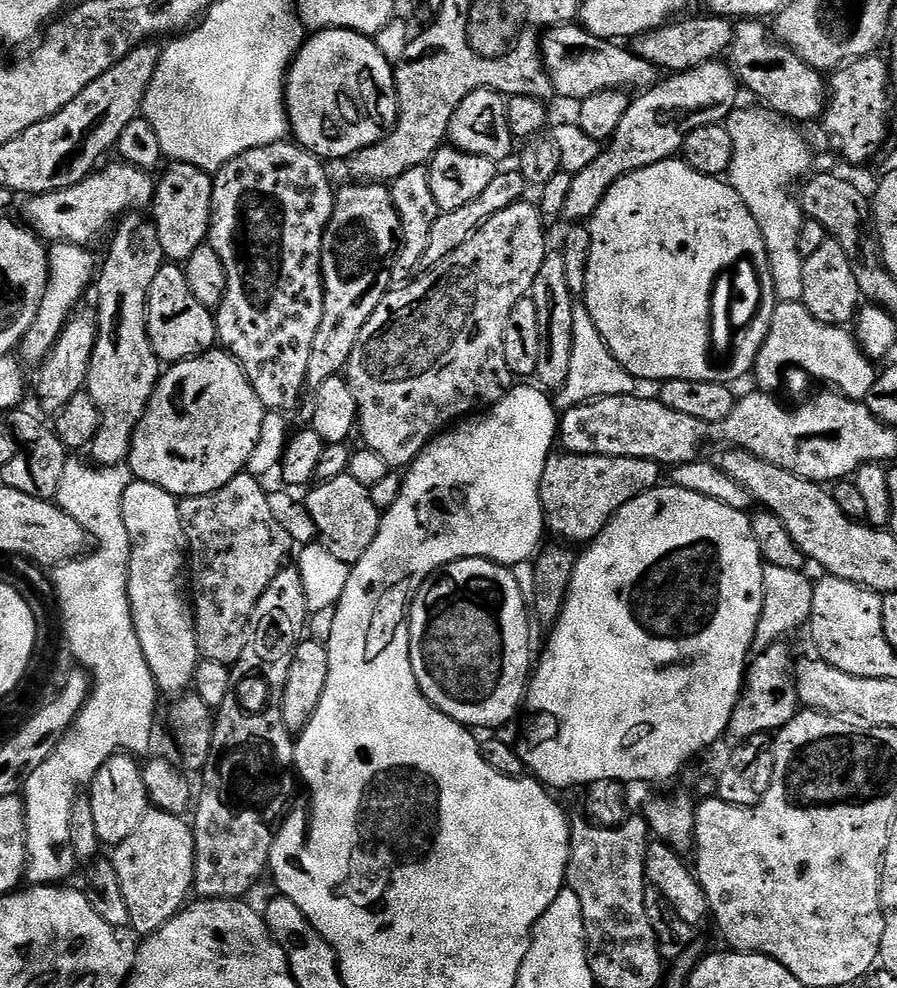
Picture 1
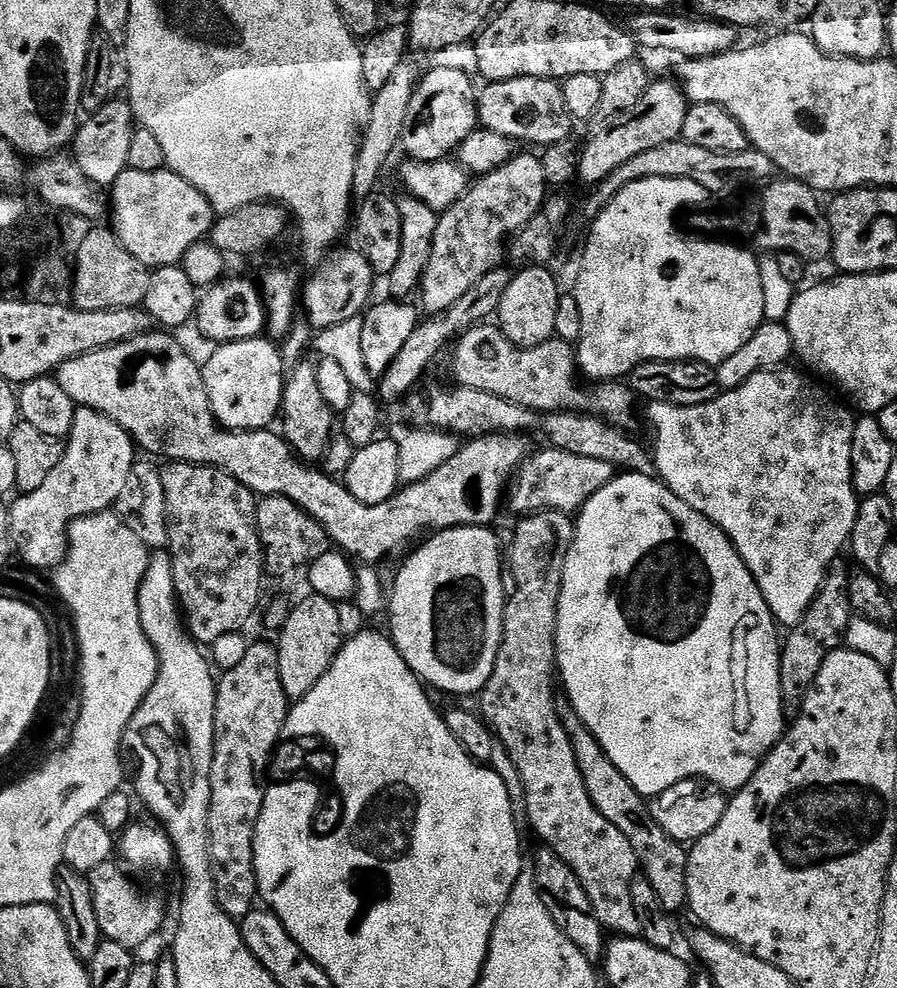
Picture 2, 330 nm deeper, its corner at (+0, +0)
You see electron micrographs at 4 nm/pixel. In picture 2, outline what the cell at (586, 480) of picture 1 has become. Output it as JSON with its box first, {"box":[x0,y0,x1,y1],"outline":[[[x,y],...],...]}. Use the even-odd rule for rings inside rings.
{"box":[478,512,640,938],"outline":[[[536,512],[519,523],[514,528],[514,542],[506,549],[510,595],[504,606],[504,637],[494,674],[479,693],[478,712],[518,768],[525,788],[528,824],[540,835],[539,843],[551,848],[578,874],[578,882],[582,882],[582,890],[586,890],[603,928],[620,938],[636,938],[640,936],[640,923],[638,914],[634,914],[634,902],[630,902],[630,886],[638,874],[634,846],[590,802],[570,738],[566,738],[556,713],[556,619],[564,559],[576,526],[567,512]]]}

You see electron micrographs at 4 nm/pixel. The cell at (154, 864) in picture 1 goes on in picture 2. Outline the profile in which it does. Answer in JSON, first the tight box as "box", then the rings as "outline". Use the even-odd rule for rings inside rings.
{"box":[90,862,164,950],"outline":[[[109,862],[98,866],[90,874],[94,914],[98,914],[100,935],[105,940],[113,940],[129,950],[136,950],[139,944],[147,942],[160,932],[164,924],[164,900],[150,893],[140,893],[132,885],[133,877],[119,863]]]}

